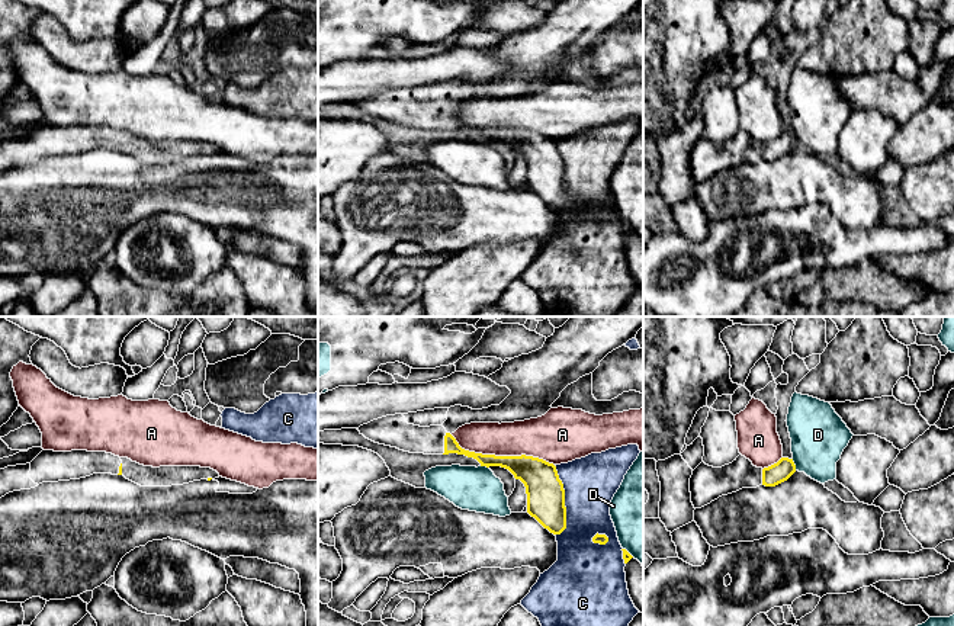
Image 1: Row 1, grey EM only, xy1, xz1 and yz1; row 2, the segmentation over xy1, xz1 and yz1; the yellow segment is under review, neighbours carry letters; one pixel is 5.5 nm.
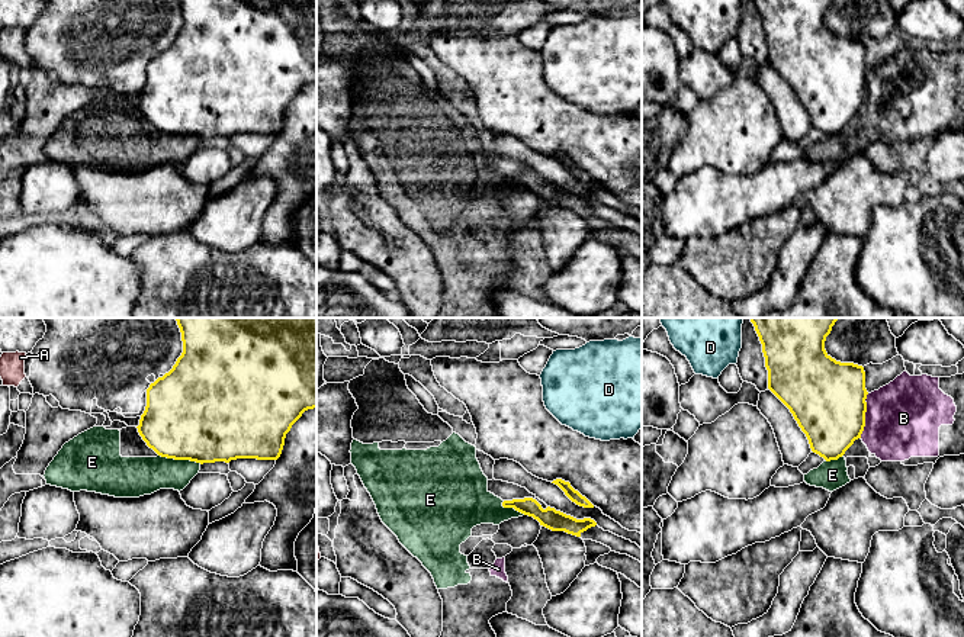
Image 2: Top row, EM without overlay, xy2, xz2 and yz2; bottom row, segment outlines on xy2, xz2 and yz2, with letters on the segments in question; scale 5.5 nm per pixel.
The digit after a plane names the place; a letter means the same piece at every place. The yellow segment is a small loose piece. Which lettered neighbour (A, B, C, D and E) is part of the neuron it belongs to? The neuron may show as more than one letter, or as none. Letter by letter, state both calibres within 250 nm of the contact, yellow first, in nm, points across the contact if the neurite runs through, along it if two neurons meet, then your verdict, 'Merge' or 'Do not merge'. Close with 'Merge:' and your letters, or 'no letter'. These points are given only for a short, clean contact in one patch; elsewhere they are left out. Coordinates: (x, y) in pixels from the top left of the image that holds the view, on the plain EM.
A: Thickness 200 nm (yellow) against 220 nm. Do not merge
B: Thickness 420 nm (yellow) against 420 nm. Do not merge
C: Thickness 220 nm (yellow) against 300 nm. Do not merge
D: Thickness 120 nm (yellow) against 300 nm. Do not merge
E: Thickness 500 nm (yellow) against 220 nm. Boundary: xy2 (158, 129), (167, 134), (189, 134), (201, 138). Do not merge
Merge: no letter

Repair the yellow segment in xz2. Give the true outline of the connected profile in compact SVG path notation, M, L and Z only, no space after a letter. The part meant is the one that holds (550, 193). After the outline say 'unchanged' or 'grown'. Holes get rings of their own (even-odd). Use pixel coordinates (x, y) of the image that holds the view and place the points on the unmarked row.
M533 173L504 176L502 181L514 183L524 190L533 192L540 197L540 200L552 206L565 206L576 212L581 212L584 206L597 200L597 197L591 193L576 194L550 181L543 184Z | unchanged

